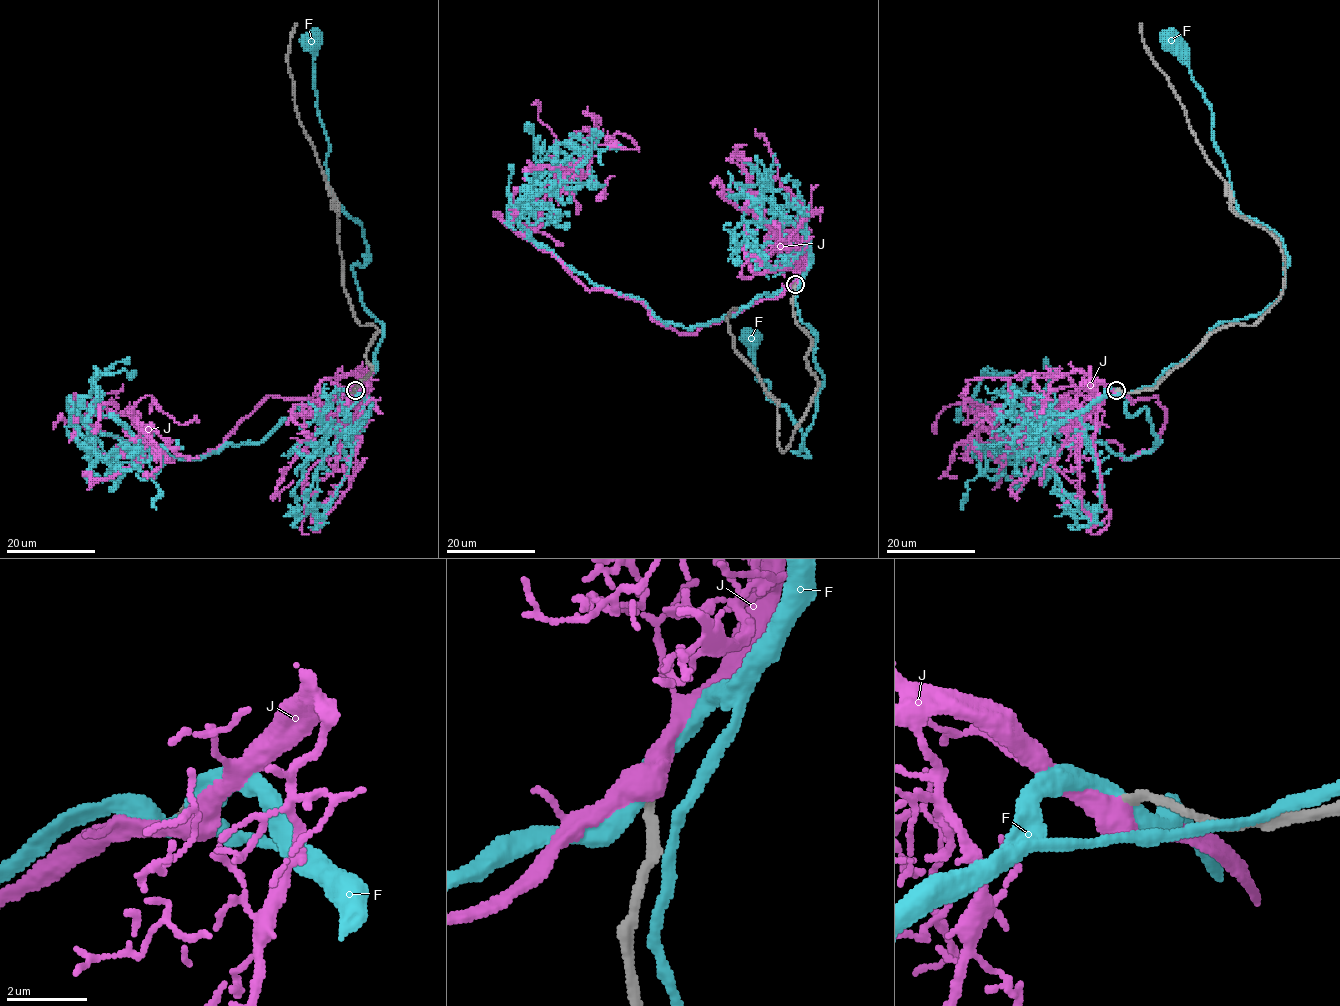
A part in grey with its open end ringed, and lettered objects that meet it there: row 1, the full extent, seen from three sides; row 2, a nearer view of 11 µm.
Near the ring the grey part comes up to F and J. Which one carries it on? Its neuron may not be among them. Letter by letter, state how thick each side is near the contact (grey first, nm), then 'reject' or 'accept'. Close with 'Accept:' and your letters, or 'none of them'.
F: calibres 240 and 380 nm; reject
J: calibres 240 and 480 nm; accept
Accept: J

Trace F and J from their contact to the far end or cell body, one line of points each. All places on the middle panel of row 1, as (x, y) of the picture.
F: (794, 285), (802, 275), (796, 301), (824, 381), (792, 451), (805, 456), (790, 411), (758, 379), (751, 337)
J: (794, 285), (680, 334), (640, 301), (586, 289), (526, 237), (585, 146), (573, 168), (535, 166), (524, 179)

